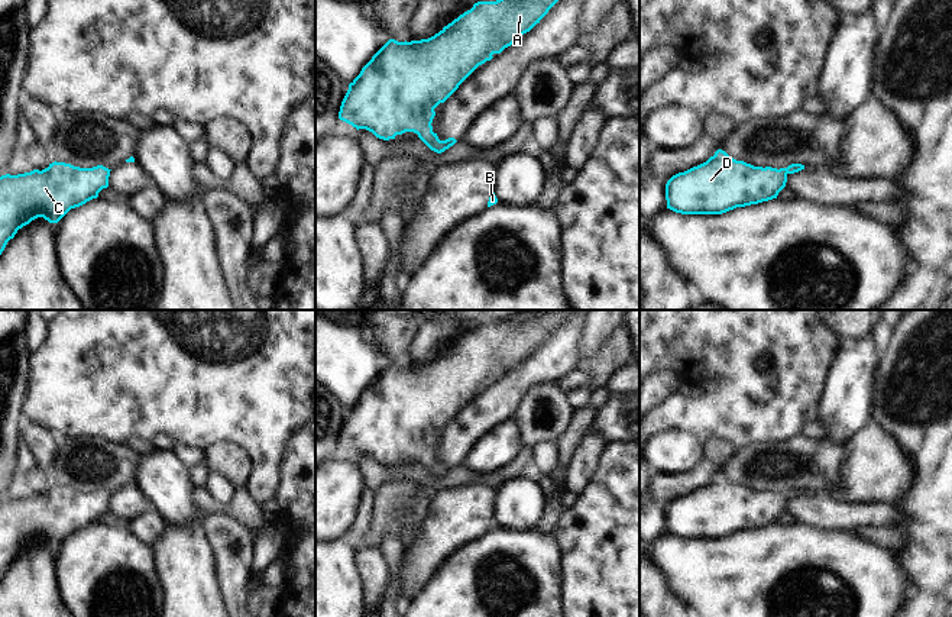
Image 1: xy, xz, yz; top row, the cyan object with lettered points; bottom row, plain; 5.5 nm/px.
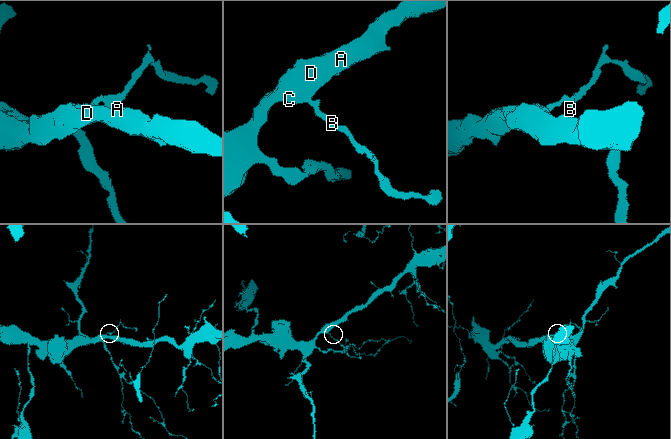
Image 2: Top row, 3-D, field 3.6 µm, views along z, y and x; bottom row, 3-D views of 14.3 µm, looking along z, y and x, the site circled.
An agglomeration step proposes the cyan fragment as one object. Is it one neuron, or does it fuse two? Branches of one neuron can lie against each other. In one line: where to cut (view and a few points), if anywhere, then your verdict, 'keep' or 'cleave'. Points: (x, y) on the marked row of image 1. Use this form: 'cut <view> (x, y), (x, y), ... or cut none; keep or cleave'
cut none; keep

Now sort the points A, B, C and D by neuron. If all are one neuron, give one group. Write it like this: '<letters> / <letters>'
A B C D

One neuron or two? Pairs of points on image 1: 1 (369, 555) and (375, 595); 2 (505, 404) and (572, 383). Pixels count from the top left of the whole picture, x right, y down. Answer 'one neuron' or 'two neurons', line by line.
1: one neuron
2: two neurons

